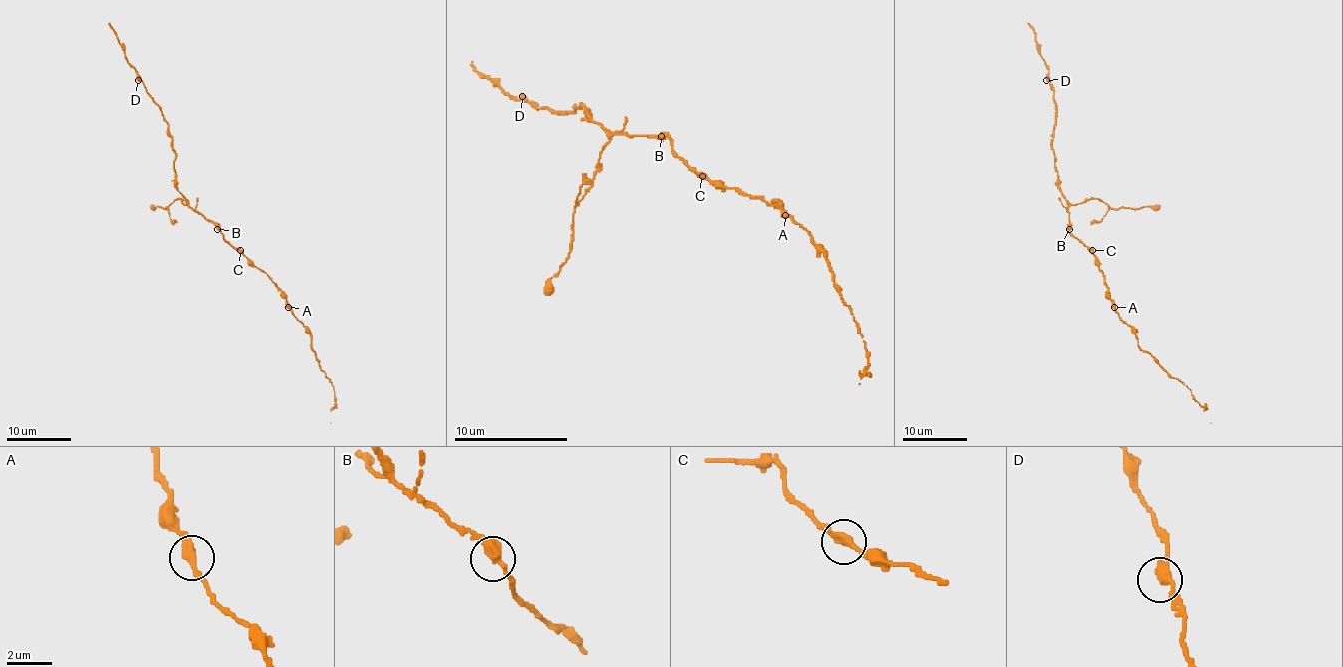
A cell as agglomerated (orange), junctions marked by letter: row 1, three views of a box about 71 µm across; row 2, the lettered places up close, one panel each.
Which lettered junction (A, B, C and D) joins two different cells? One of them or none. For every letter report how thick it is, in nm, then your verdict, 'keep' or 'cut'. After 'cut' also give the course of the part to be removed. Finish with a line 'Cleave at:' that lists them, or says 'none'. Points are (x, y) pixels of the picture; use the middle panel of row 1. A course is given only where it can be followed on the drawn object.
A: 360 nm thick; keep
B: 380 nm thick; keep
C: 320 nm thick; keep
D: 360 nm thick; keep
Cleave at: none

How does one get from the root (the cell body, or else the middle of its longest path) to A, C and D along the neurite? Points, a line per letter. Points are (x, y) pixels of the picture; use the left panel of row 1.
A: (224, 238), (269, 277), (282, 292), (288, 306)
C: (224, 238), (240, 250)
D: (224, 238), (220, 230), (198, 214), (177, 188), (175, 152), (169, 123), (161, 107), (138, 80)

